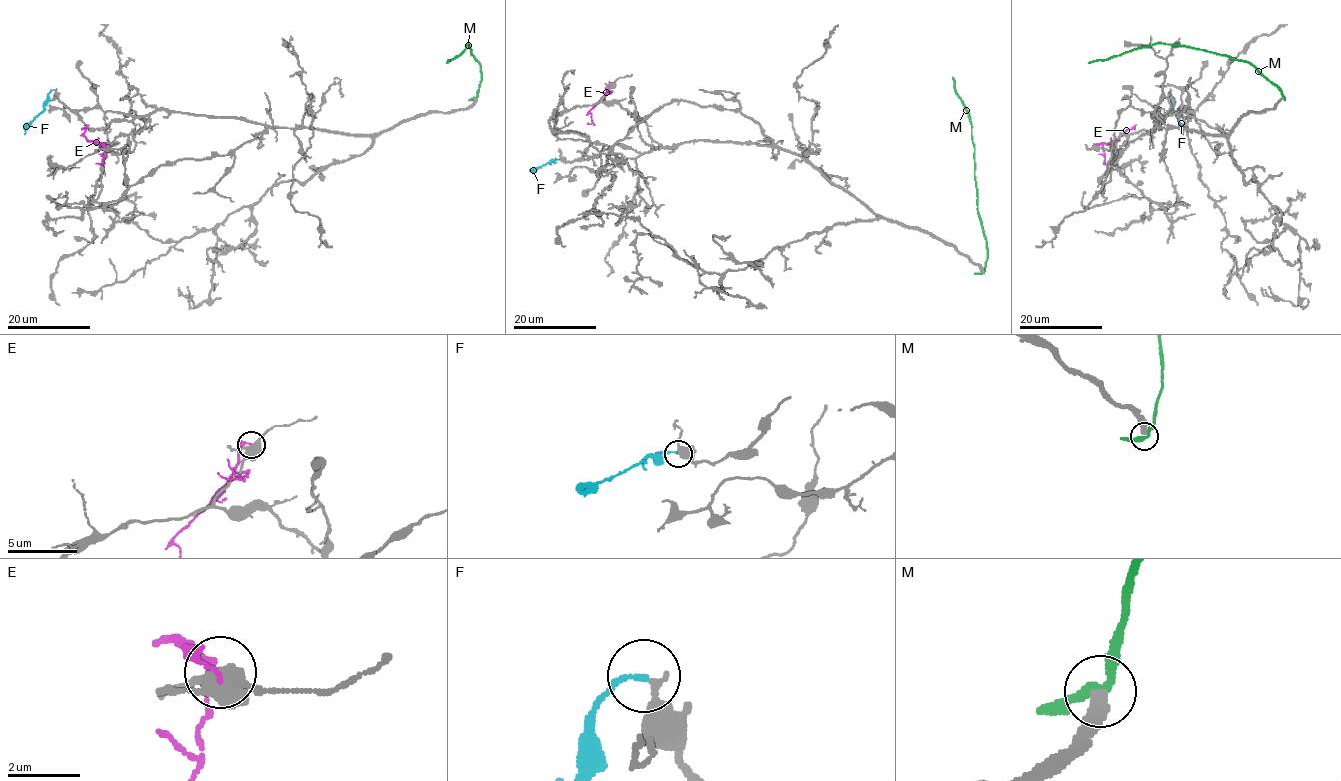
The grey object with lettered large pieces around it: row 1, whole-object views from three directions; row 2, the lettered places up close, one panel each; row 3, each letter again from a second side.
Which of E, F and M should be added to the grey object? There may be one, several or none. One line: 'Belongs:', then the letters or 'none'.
Belongs: F

